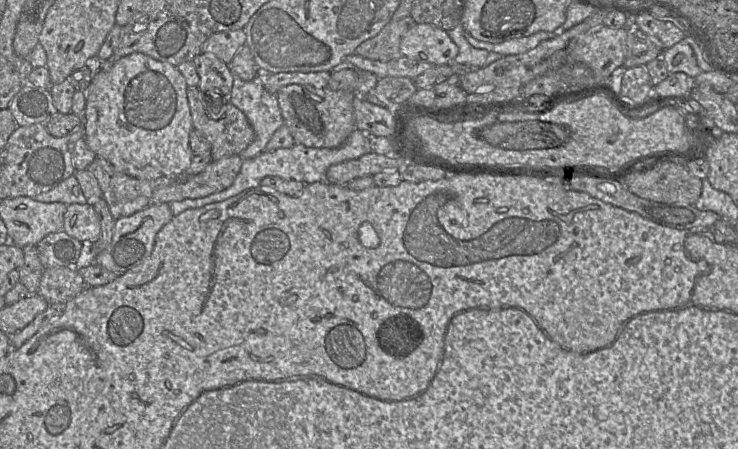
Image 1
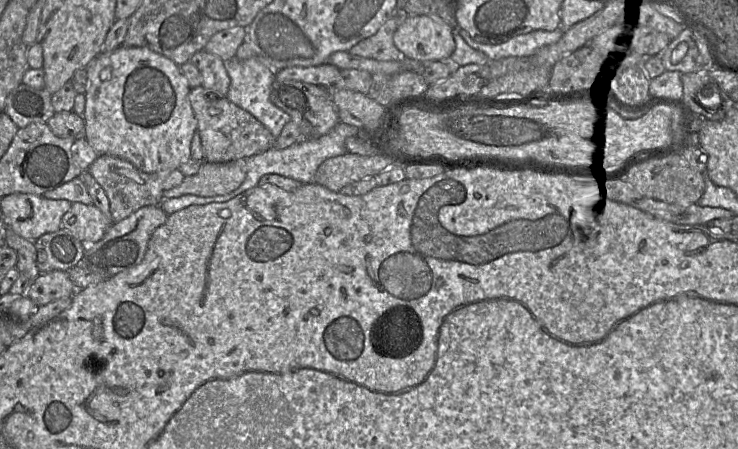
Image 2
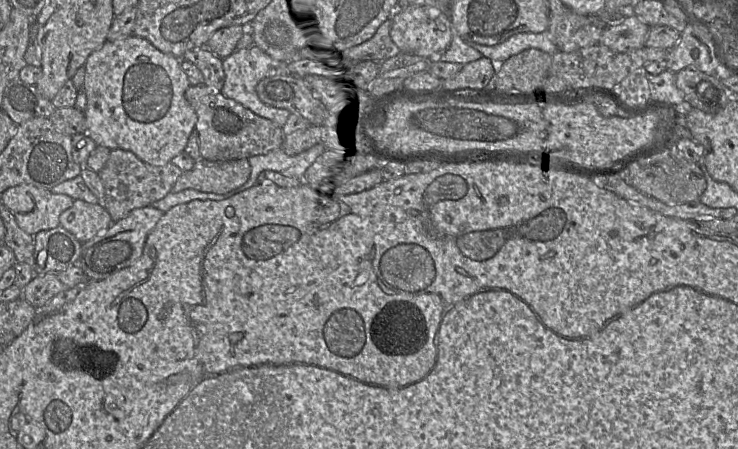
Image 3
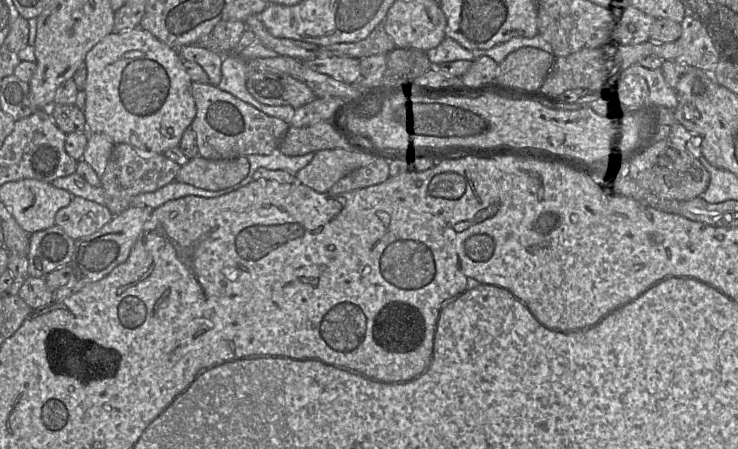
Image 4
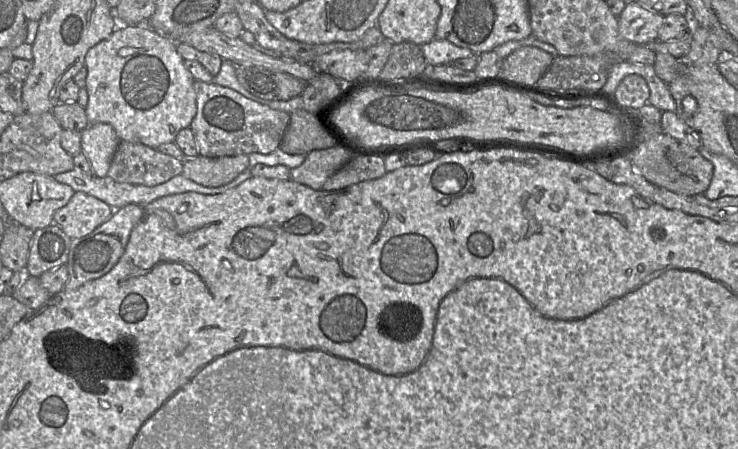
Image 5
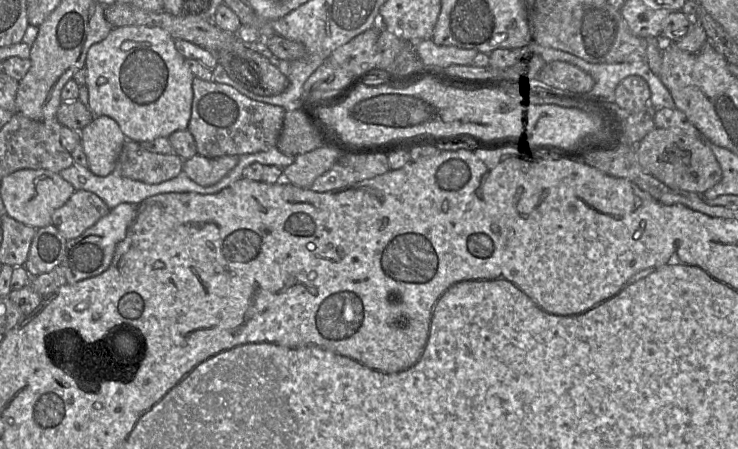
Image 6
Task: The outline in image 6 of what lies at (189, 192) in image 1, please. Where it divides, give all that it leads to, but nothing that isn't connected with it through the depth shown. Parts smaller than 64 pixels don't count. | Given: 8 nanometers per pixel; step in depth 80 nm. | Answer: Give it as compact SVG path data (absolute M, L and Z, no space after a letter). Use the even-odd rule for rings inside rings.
M195 155L183 162L183 172L200 186L212 186L225 177L239 162L239 156L207 158Z

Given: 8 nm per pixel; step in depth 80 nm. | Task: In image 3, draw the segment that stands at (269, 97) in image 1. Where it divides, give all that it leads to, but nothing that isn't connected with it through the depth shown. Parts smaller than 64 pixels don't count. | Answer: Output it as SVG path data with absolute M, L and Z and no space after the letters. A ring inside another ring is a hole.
M255 45L247 49L236 49L231 55L223 59L225 82L221 92L227 98L240 103L253 113L270 120L282 128L291 113L288 110L271 107L262 103L256 93L256 86L260 80L270 74L281 74L277 73L278 65L280 64Z

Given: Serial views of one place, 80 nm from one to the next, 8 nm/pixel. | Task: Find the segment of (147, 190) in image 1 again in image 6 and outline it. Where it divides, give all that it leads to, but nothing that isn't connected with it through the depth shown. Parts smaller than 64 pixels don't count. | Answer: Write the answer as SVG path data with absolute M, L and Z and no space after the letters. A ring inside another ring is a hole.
M126 140L113 173L147 184L159 184L183 171L183 162L177 154L152 153L139 143Z

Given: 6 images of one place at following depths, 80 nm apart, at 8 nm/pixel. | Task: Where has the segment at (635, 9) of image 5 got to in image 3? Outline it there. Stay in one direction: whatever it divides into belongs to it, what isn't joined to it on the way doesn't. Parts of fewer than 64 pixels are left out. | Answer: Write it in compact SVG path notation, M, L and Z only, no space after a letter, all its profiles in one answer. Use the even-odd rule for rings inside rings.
M633 14L619 23L609 23L599 44L615 52L629 52L645 46L649 29L650 26Z

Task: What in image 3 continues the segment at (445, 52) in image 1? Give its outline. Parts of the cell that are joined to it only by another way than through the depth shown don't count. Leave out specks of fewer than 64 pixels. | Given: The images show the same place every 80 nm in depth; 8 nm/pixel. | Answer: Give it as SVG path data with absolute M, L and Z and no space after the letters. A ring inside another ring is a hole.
M418 6L396 9L390 20L390 38L399 50L427 59L435 59L442 54L449 47L454 34L449 16L436 8Z

